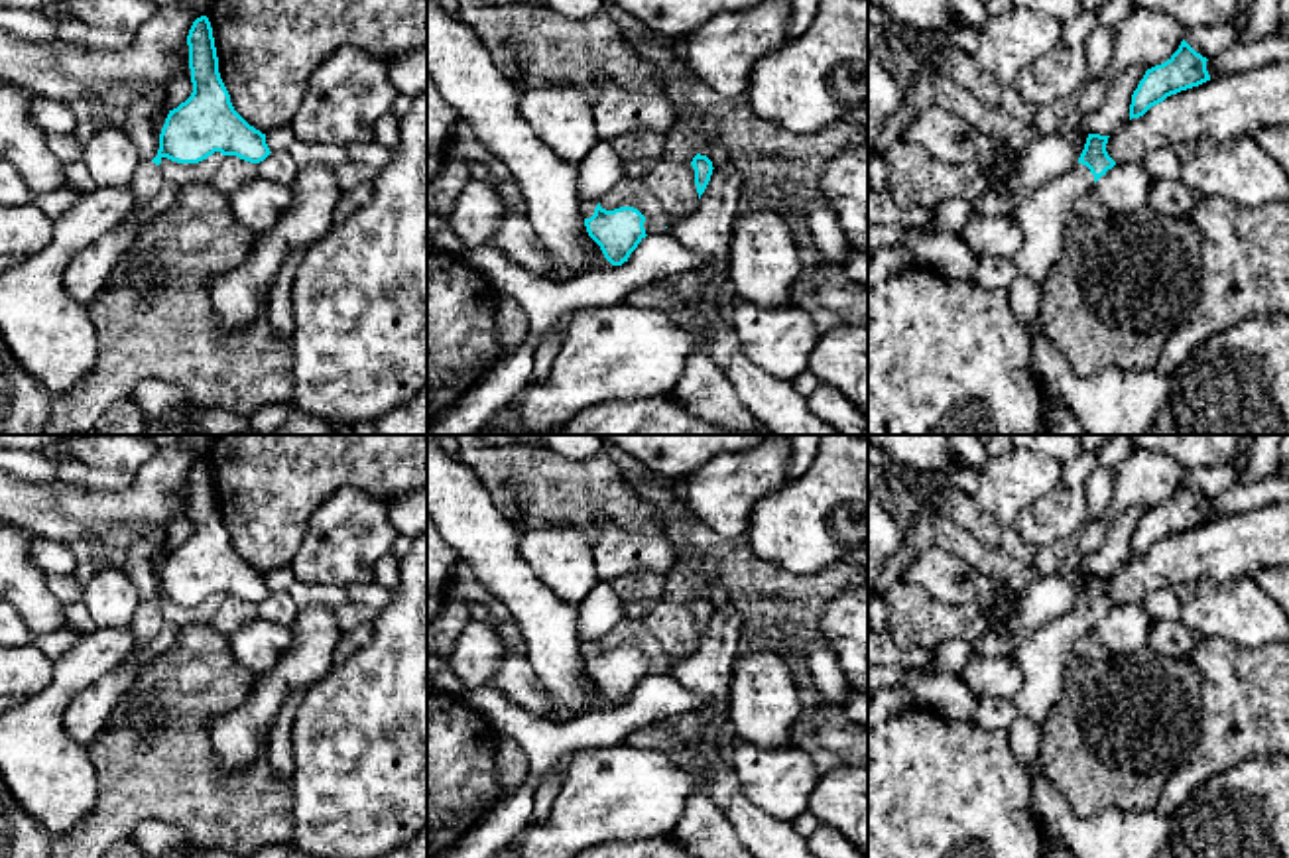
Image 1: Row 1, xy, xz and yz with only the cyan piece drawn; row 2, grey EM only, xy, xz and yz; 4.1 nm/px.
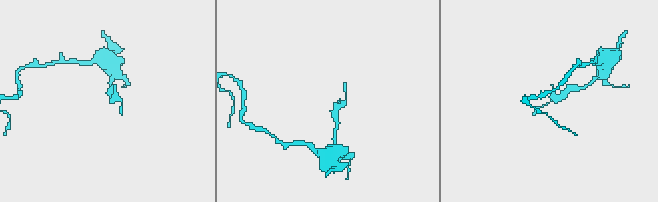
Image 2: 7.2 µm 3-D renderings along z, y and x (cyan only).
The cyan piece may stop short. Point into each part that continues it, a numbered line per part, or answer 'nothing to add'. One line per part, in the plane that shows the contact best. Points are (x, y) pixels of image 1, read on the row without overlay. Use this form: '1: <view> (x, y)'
1: yz (1043, 656)

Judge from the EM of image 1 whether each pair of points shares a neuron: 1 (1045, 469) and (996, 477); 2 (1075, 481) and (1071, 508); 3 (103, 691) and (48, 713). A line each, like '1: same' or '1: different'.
1: same
2: same
3: different

